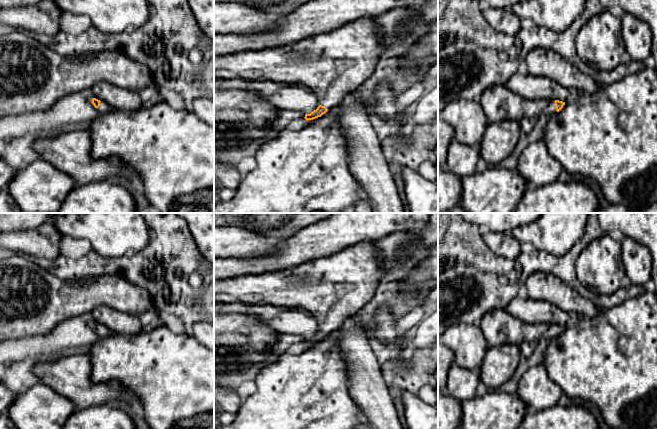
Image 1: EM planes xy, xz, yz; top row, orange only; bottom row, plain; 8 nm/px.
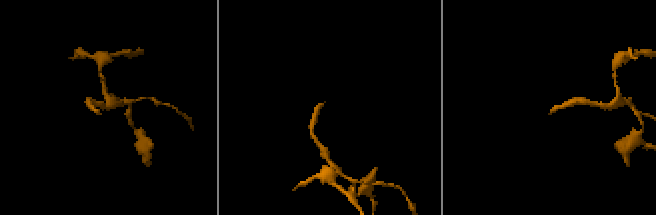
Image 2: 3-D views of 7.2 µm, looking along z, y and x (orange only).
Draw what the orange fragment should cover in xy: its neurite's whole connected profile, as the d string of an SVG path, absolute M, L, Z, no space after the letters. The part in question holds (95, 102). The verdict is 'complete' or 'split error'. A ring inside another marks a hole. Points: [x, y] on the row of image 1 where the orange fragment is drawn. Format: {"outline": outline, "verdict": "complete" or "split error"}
{"outline": "M92 98L92 104L94 105L99 114L105 114L114 110L114 108L110 106L107 102L100 101L96 98Z", "verdict": "split error"}

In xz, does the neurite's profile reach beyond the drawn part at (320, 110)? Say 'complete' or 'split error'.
split error

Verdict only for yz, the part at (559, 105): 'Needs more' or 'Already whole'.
Needs more

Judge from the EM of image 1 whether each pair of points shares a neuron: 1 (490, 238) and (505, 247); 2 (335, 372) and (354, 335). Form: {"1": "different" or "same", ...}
{"1": "same", "2": "different"}

